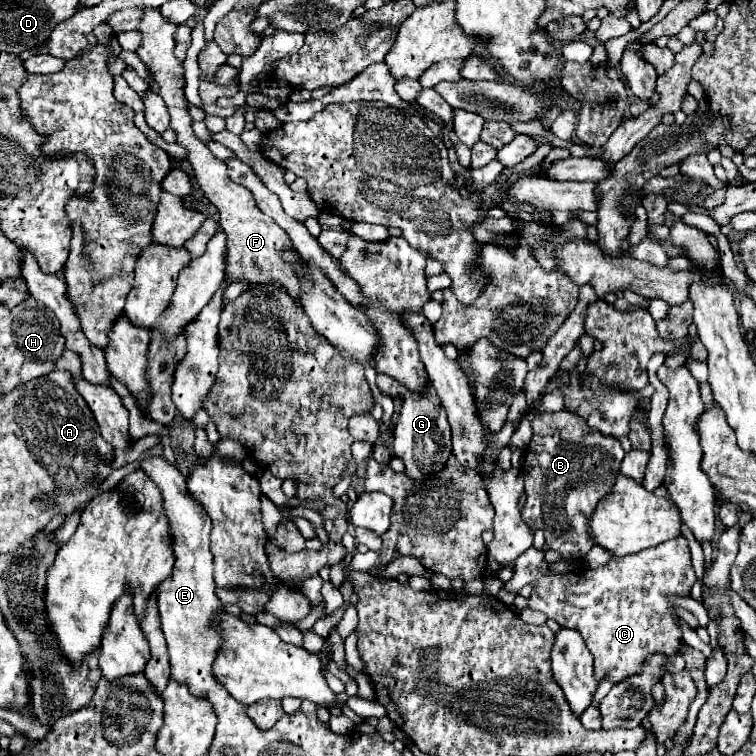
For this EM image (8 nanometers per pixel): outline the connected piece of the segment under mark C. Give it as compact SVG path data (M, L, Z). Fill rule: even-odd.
M676 536L660 546L624 558L612 558L602 568L582 568L568 574L552 572L544 562L542 550L532 546L516 558L514 578L504 583L503 588L515 593L532 584L528 606L564 624L564 628L580 632L594 656L596 680L622 682L630 678L648 656L656 652L664 656L678 652L682 632L668 598L672 594L690 596L694 582L696 574L692 570L688 542L684 536Z

